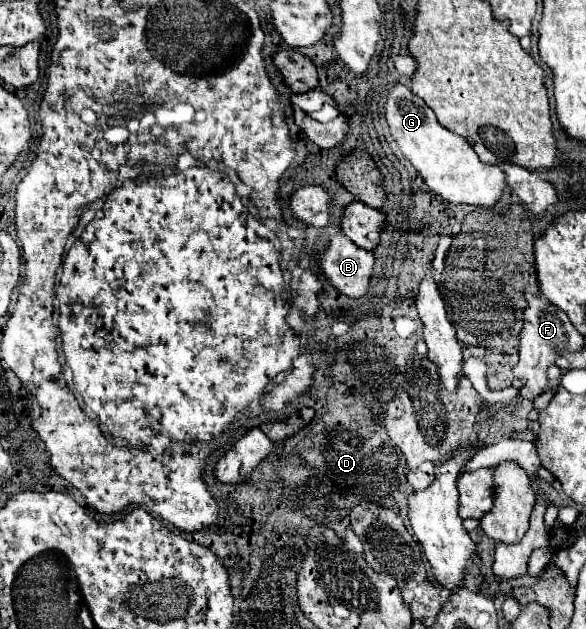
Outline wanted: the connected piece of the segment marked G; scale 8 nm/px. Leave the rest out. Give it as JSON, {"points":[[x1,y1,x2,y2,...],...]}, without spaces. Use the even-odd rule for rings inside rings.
{"points":[[397,84,389,90,385,116,403,156,419,170,431,192,453,204,473,204,485,208,493,208,503,198,507,188,505,172,499,166,481,162,469,142,443,128,433,110,407,86]]}

